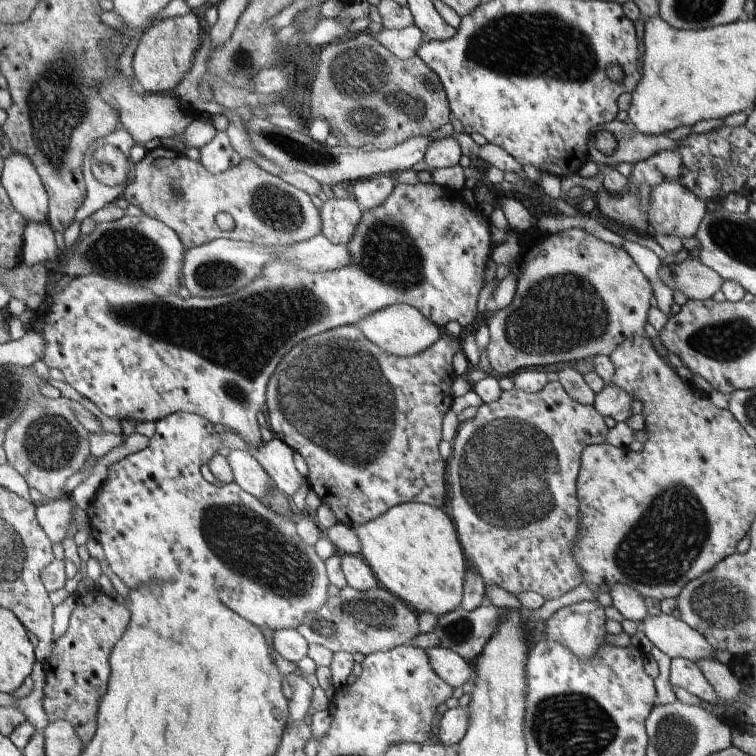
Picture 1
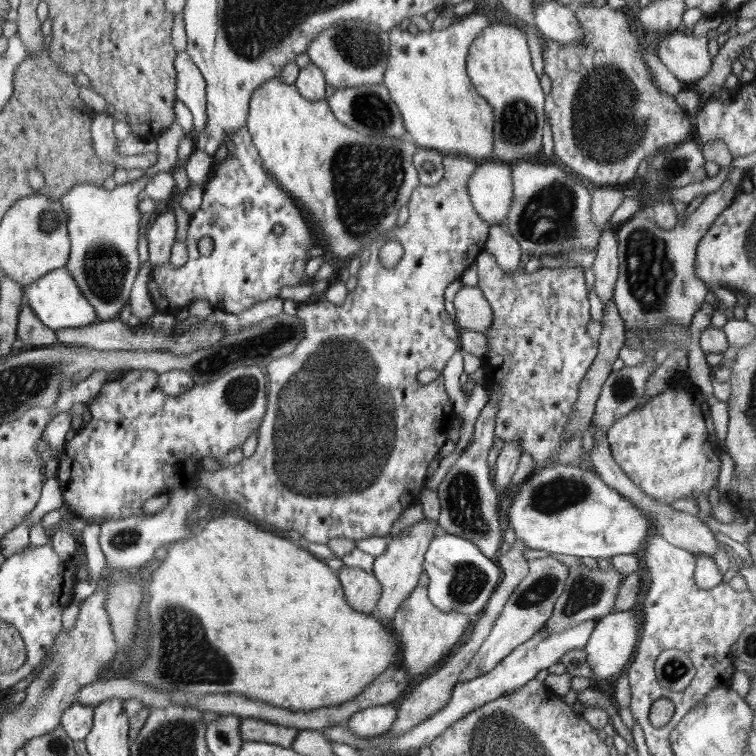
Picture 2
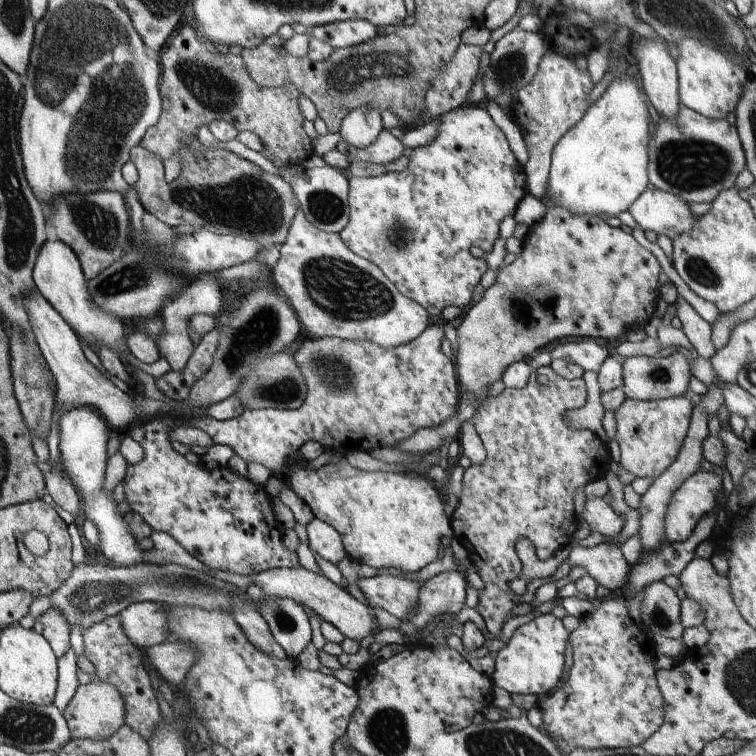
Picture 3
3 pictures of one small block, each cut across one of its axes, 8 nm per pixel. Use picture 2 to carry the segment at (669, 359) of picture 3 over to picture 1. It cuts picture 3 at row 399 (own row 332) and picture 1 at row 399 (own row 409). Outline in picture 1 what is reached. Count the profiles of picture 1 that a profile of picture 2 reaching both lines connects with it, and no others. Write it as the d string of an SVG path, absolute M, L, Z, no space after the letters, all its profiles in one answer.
M603 386L599 394L595 394L593 408L603 418L613 418L617 424L625 424L625 420L631 416L631 404L633 398L619 386Z

